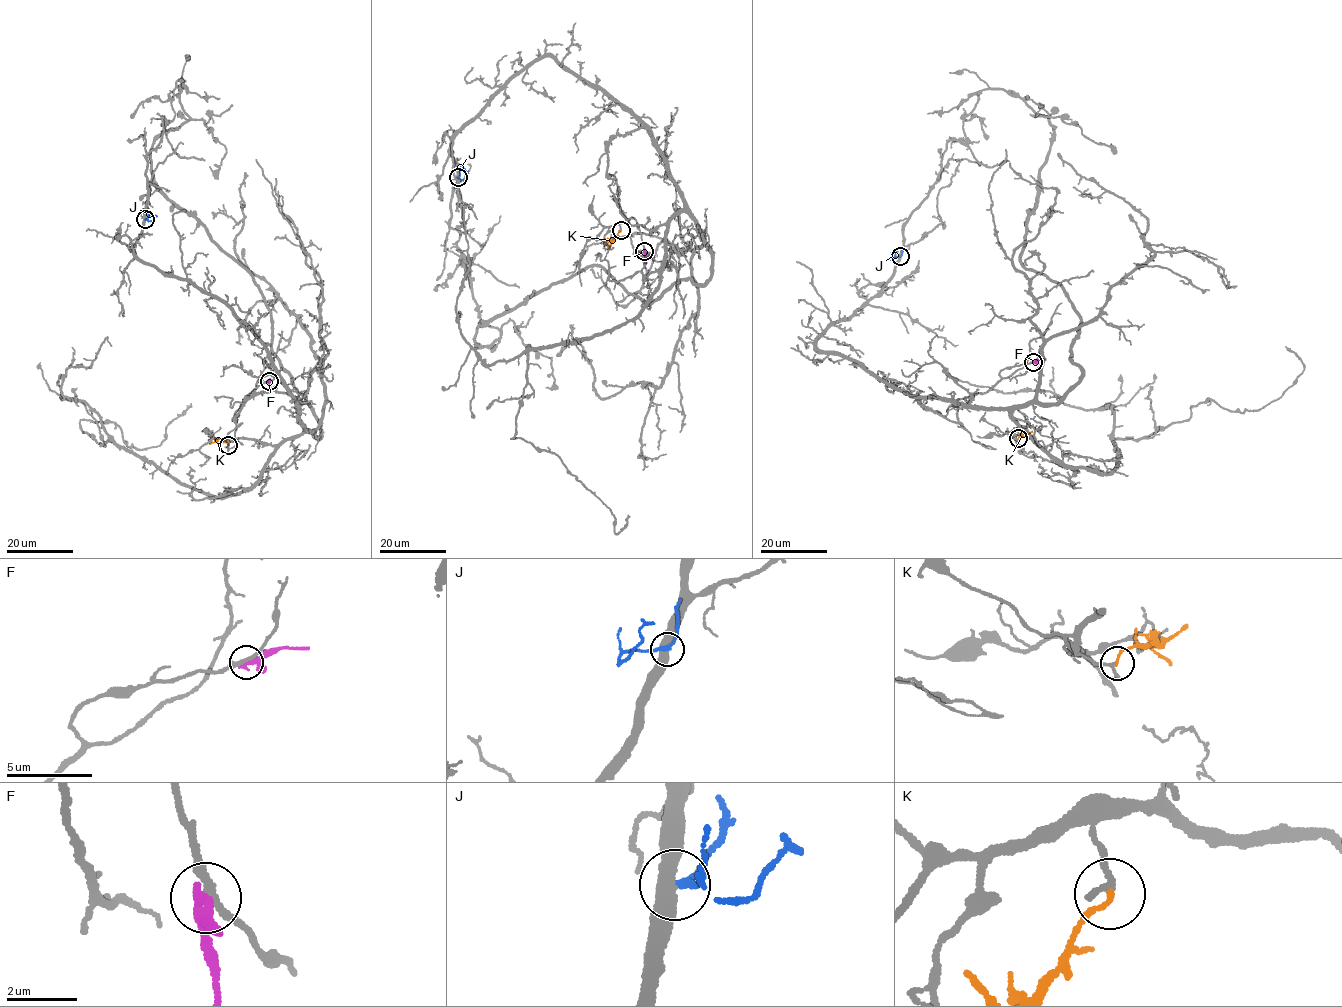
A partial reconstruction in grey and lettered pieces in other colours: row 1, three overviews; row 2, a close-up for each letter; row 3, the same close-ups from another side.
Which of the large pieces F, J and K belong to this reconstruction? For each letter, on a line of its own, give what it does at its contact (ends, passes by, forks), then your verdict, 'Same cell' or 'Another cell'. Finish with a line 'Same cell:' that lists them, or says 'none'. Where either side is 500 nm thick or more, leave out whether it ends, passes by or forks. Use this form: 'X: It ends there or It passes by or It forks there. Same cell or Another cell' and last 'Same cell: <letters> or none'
F: It passes by. Another cell
J: It passes by. Another cell
K: It ends there. Another cell
Same cell: none

